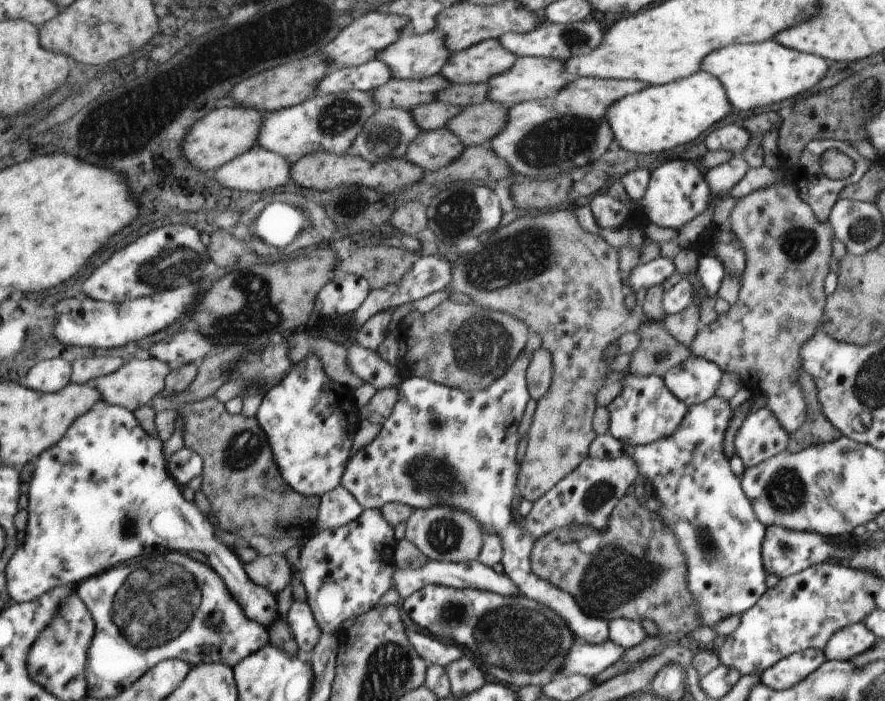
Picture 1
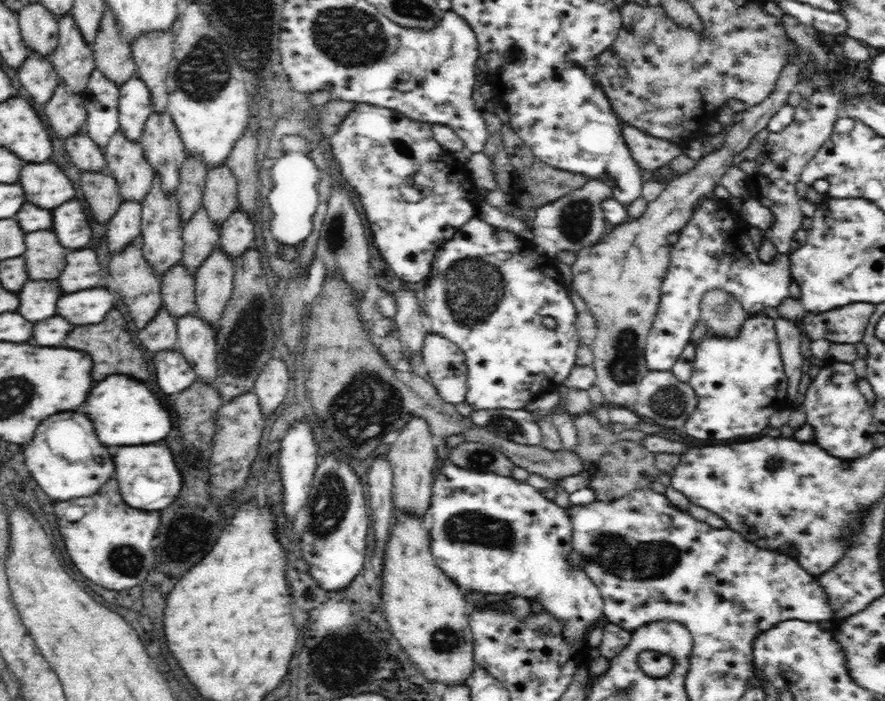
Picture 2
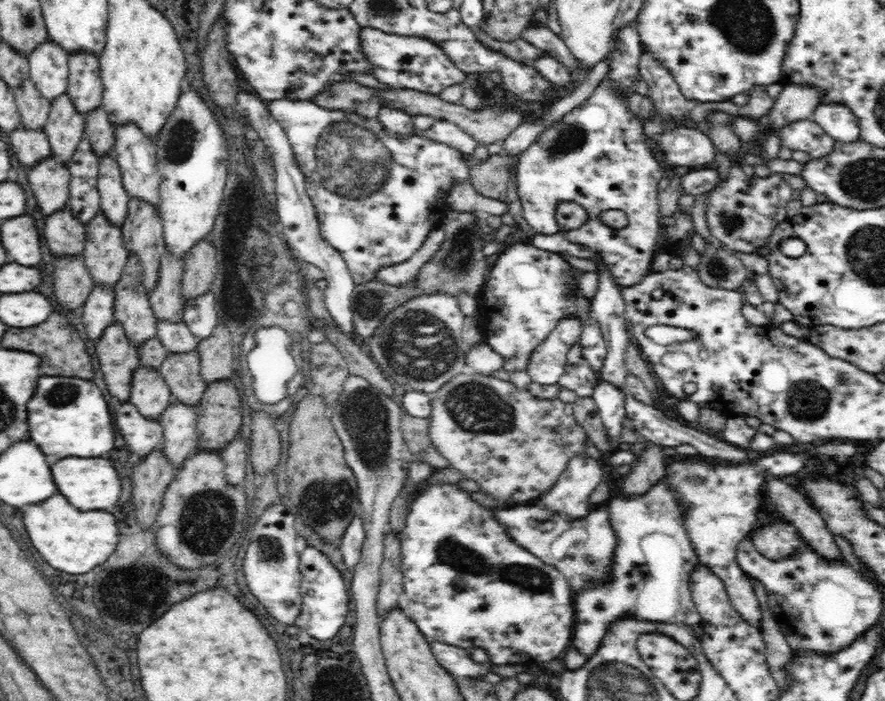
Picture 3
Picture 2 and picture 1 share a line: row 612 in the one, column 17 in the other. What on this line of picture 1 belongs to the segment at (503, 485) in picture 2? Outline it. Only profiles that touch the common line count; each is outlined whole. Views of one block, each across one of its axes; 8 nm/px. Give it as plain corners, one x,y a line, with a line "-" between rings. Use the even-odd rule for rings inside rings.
106,401
96,404
86,415
75,420
67,434
46,452
46,456
40,456
38,470
33,474
36,478
30,481
27,495
28,523
24,530
27,540
23,547
16,549
5,567
6,586
12,603
39,599
56,587
77,586
78,582
154,550
156,553
198,550
223,577
250,620
258,621
268,630
278,618
278,602
274,594
270,596
267,588
249,579
243,562
232,548
217,539
208,518
204,516
202,520
194,502
182,498
182,492
166,472
160,438
148,436
129,409

